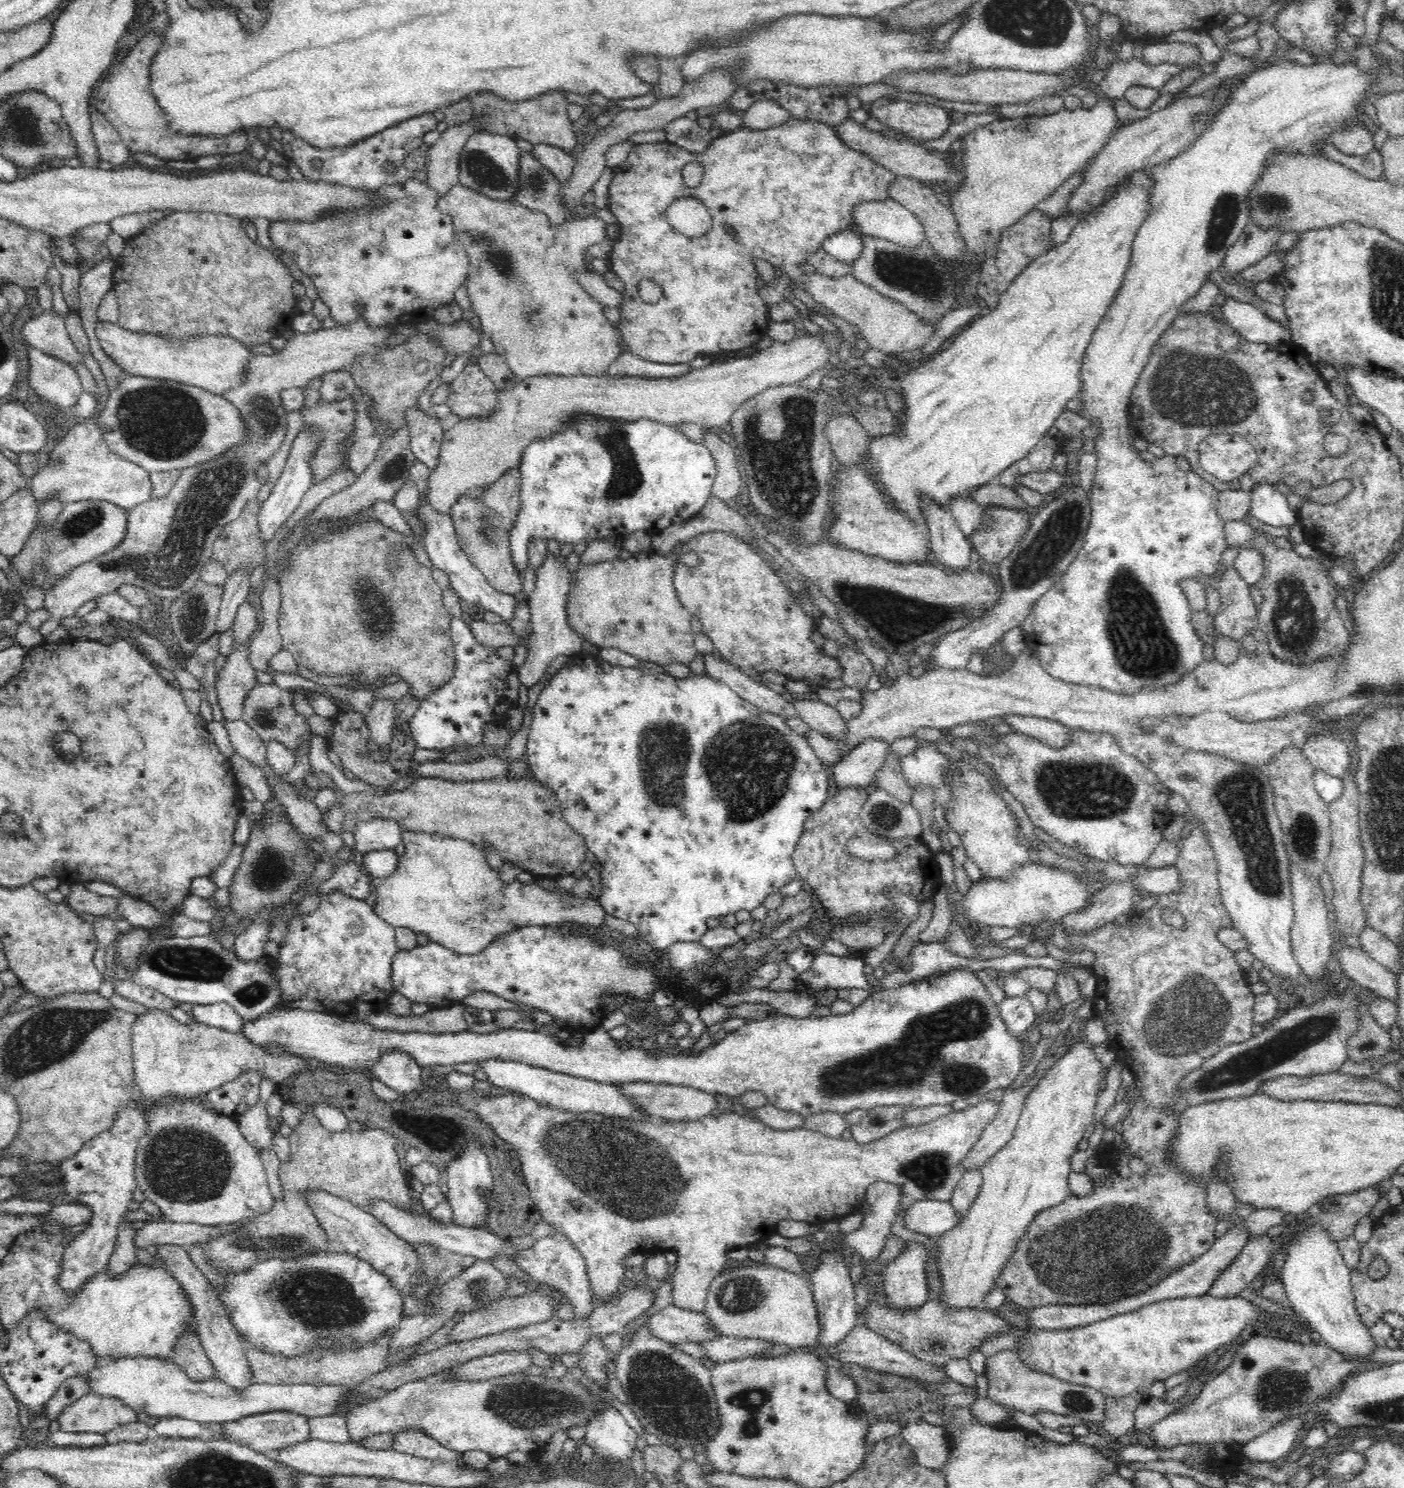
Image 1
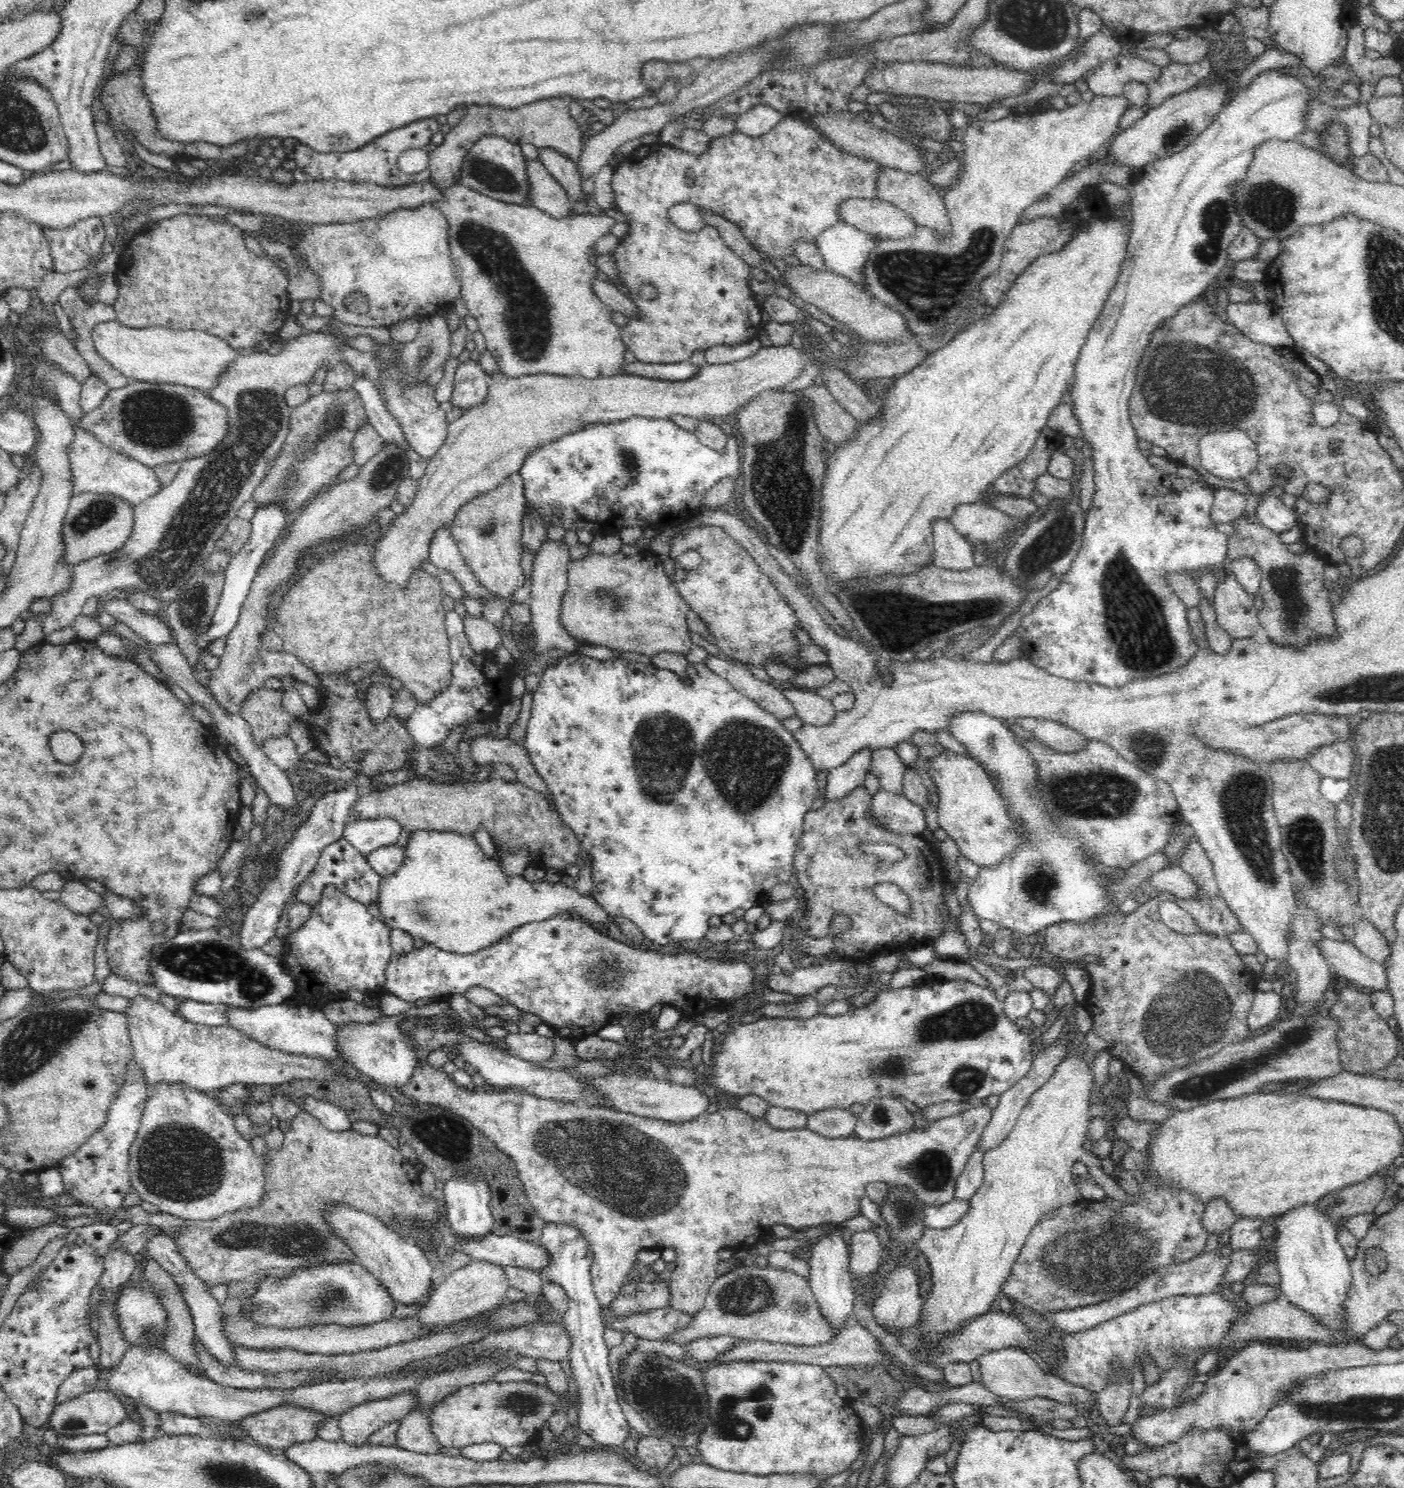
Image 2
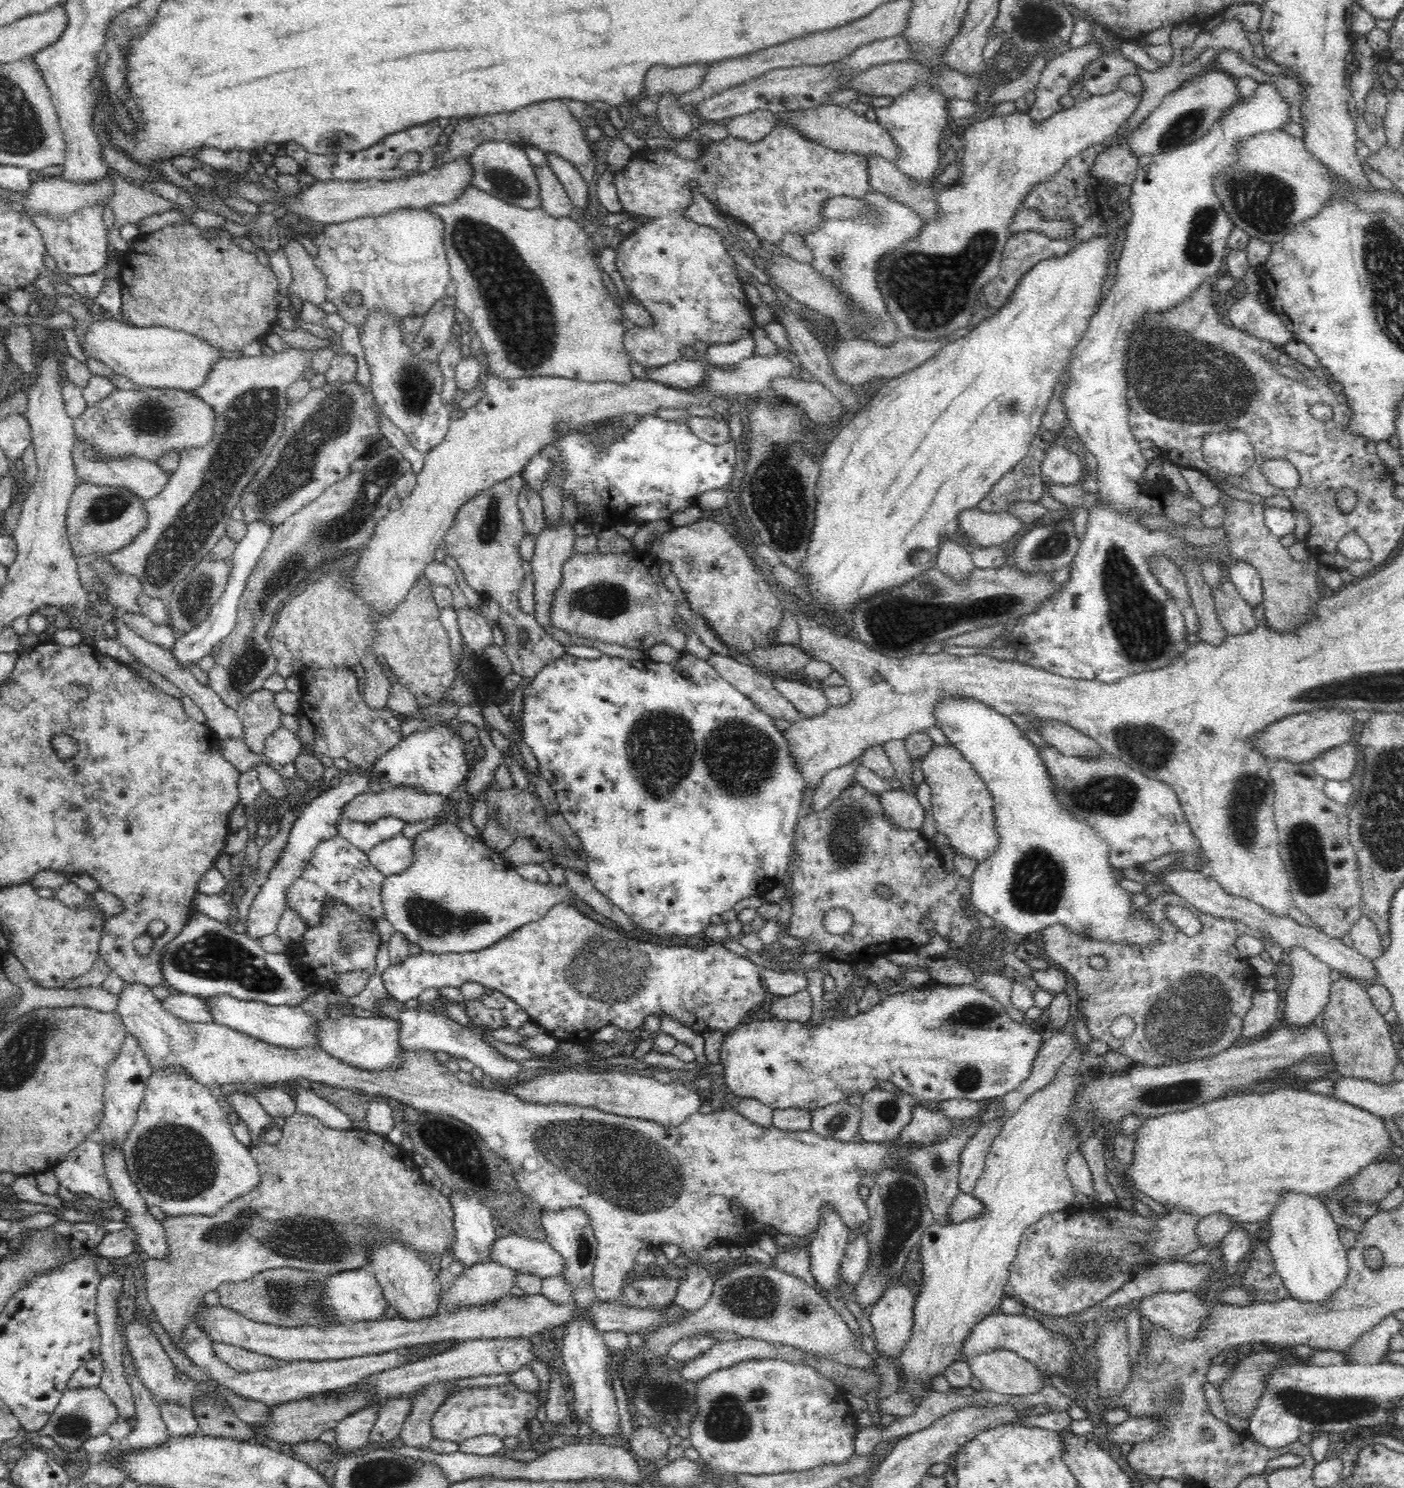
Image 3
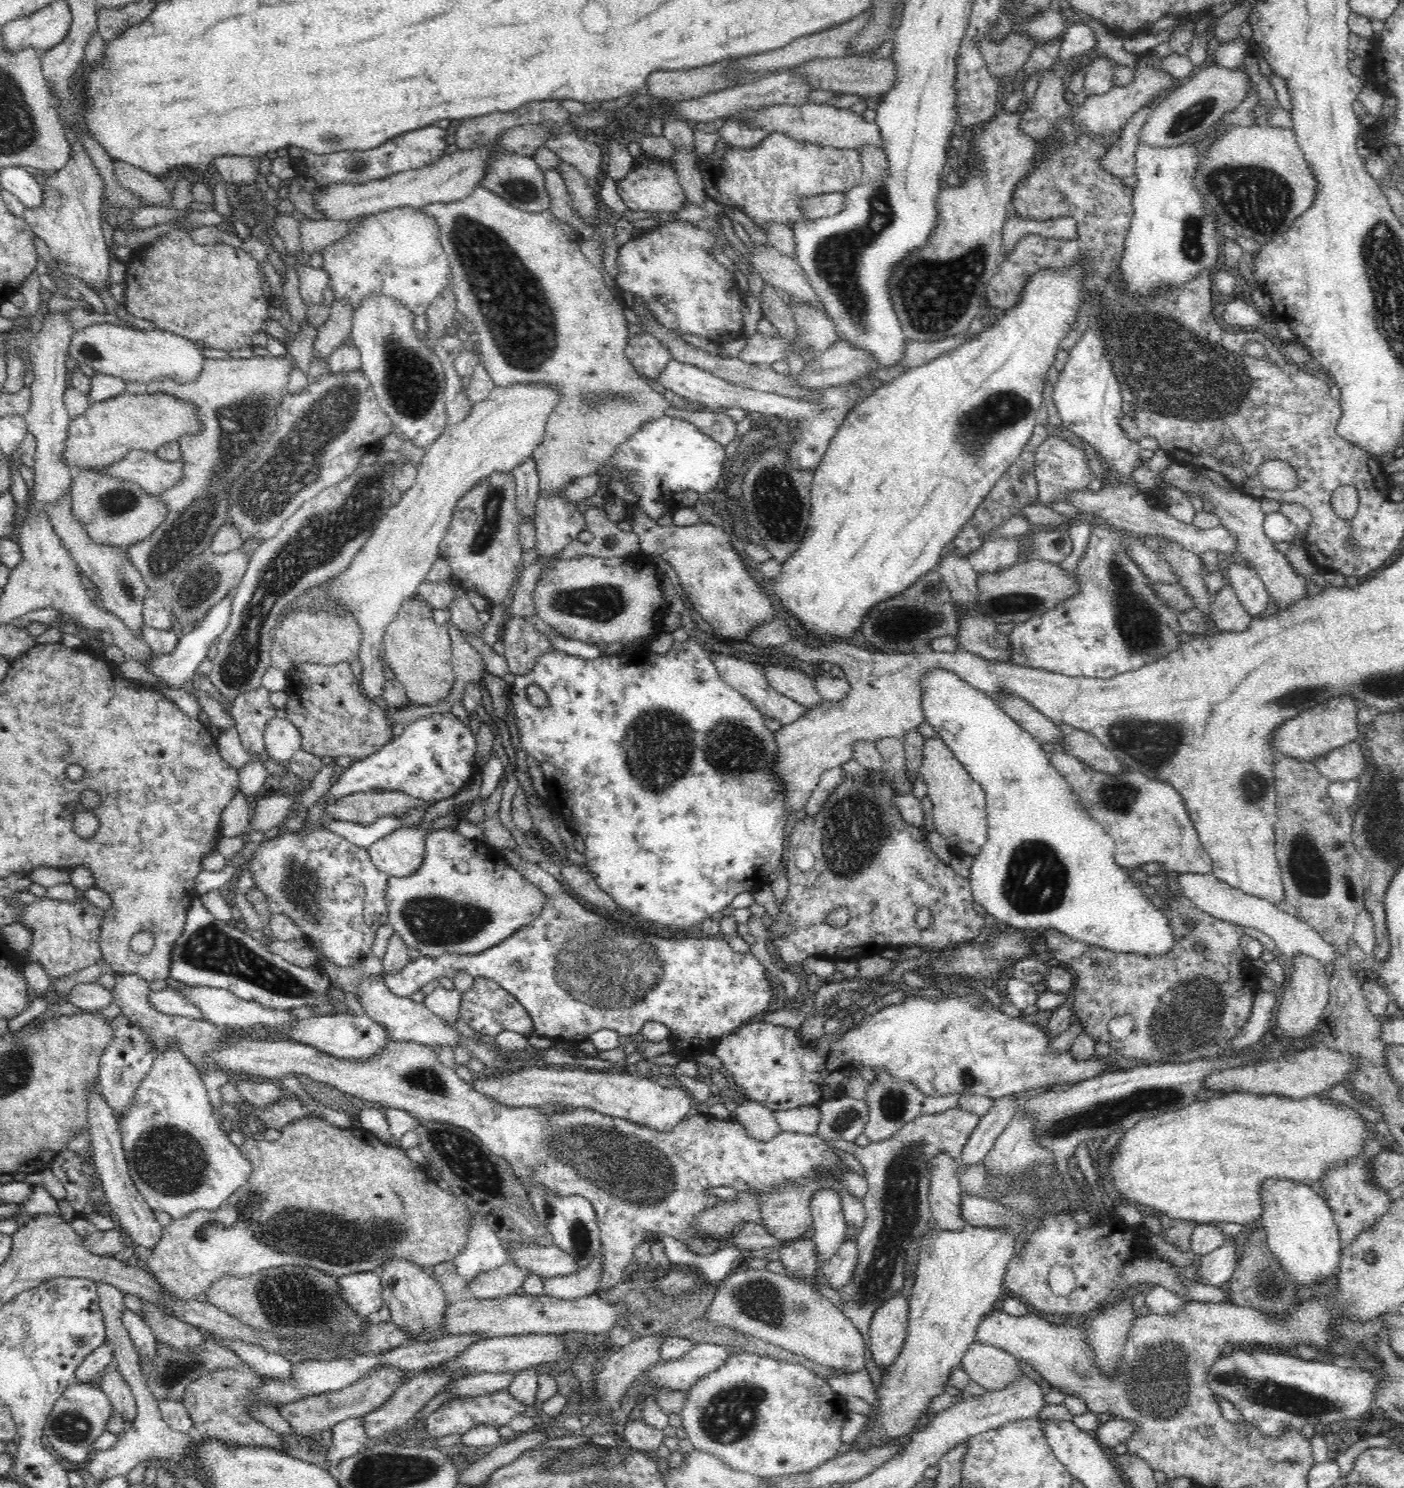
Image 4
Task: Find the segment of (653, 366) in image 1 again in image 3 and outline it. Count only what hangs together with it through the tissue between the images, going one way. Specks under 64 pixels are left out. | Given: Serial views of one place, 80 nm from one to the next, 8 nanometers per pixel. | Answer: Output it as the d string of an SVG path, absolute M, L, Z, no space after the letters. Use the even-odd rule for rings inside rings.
M680 358L660 368L645 368L646 376L678 389L693 389L706 380L706 369L703 362L691 362Z

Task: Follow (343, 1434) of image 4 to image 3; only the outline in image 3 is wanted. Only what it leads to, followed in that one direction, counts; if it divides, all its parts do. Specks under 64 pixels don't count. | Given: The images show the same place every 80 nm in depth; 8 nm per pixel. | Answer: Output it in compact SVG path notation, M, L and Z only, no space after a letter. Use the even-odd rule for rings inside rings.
M366 1405L336 1425L335 1446L340 1453L346 1456L368 1444L370 1430L380 1414L381 1405Z

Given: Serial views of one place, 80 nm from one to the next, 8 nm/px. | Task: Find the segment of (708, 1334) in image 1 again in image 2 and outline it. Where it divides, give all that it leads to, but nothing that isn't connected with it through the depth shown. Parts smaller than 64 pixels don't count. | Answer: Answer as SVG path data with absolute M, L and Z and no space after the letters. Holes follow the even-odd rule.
M670 1306L655 1308L641 1314L634 1314L624 1319L610 1319L607 1324L612 1330L631 1332L640 1338L660 1340L685 1330L695 1320L695 1316Z

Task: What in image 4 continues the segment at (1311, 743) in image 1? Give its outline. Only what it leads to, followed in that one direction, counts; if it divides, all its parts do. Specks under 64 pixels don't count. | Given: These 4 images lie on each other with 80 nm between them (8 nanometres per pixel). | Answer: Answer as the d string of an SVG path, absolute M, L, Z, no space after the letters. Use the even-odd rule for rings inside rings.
M1351 742L1334 747L1312 761L1318 771L1331 782L1353 780L1365 771L1365 759L1360 748L1356 742Z

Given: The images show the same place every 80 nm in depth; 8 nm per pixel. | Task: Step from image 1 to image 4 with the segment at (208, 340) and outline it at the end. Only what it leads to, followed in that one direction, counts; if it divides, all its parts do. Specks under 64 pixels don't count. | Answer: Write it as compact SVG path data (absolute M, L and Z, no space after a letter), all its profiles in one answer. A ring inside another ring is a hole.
M92 324L73 335L68 356L76 361L76 367L86 364L98 374L108 374L124 381L150 382L161 379L172 379L172 381L192 382L202 373L204 362L207 360L202 355L202 348L196 346L192 340L179 336L178 334L163 330L134 330L134 328L124 328L116 324Z

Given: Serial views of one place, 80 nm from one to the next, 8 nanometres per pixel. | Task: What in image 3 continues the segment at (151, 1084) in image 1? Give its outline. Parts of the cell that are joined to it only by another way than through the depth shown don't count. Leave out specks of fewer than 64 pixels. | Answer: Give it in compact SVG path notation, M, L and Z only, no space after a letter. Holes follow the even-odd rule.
M130 982L128 986L118 994L118 997L120 997L120 1000L118 1000L117 1011L121 1014L127 1032L136 1038L140 1043L140 1046L142 1046L142 1051L144 1051L146 1058L149 1060L153 1072L160 1070L160 1068L164 1068L164 1066L167 1066L167 1068L180 1068L180 1066L183 1066L183 1069L190 1075L190 1078L193 1078L196 1082L199 1082L206 1087L210 1087L212 1084L228 1084L229 1082L262 1082L266 1085L273 1083L278 1085L281 1082L287 1084L287 1082L293 1079L306 1078L312 1082L323 1082L330 1086L340 1087L341 1089L356 1089L356 1091L364 1093L368 1099L375 1096L394 1098L394 1100L398 1100L398 1102L401 1102L406 1106L415 1108L418 1114L448 1114L448 1116L452 1116L456 1118L456 1120L460 1120L460 1122L470 1125L470 1127L478 1132L480 1138L488 1144L492 1151L499 1154L512 1165L513 1174L517 1180L519 1190L534 1202L537 1209L543 1208L543 1210L560 1212L560 1210L564 1210L564 1208L568 1208L568 1206L569 1208L577 1206L577 1208L583 1210L585 1214L587 1214L589 1224L591 1224L594 1236L597 1238L598 1250L598 1252L596 1252L596 1261L593 1269L593 1291L595 1292L596 1300L604 1301L604 1303L617 1301L620 1297L620 1292L624 1287L624 1279L637 1268L635 1261L638 1252L642 1250L642 1248L654 1248L662 1247L664 1244L676 1244L676 1246L682 1250L681 1256L686 1256L686 1258L688 1258L688 1266L684 1268L684 1274L678 1277L680 1278L680 1286L678 1286L678 1292L673 1302L676 1306L679 1306L684 1310L690 1310L692 1312L697 1311L710 1300L716 1280L716 1276L711 1268L707 1268L706 1264L700 1260L700 1256L702 1256L706 1250L710 1250L710 1248L714 1248L714 1246L718 1246L718 1244L724 1244L727 1246L733 1245L734 1242L742 1242L742 1244L747 1245L752 1242L750 1238L755 1238L760 1230L765 1231L766 1226L774 1226L780 1233L790 1234L790 1236L812 1236L816 1228L818 1228L818 1224L820 1224L820 1212L824 1210L826 1204L829 1204L829 1206L840 1215L840 1218L844 1221L846 1226L849 1226L849 1228L852 1229L859 1228L862 1222L867 1222L869 1220L868 1207L862 1198L860 1198L860 1193L858 1193L860 1192L860 1184L862 1184L862 1176L868 1174L868 1176L874 1177L876 1172L884 1170L884 1168L890 1166L890 1164L895 1164L897 1168L905 1168L907 1172L913 1172L913 1174L923 1182L923 1186L925 1187L925 1199L934 1213L935 1222L940 1223L940 1225L948 1225L951 1223L949 1222L949 1218L947 1218L949 1215L949 1206L961 1193L959 1189L960 1154L962 1150L966 1148L968 1140L972 1140L972 1136L978 1132L978 1128L980 1128L980 1124L982 1124L984 1118L991 1113L989 1111L987 1113L965 1118L965 1125L961 1129L954 1129L945 1139L940 1139L939 1141L934 1141L927 1145L920 1145L919 1147L918 1145L904 1147L904 1145L900 1145L898 1141L886 1141L885 1143L869 1143L866 1141L855 1142L853 1140L841 1141L820 1136L812 1130L780 1130L774 1125L771 1127L762 1127L758 1124L752 1123L752 1121L742 1116L742 1114L736 1111L736 1109L728 1110L725 1108L722 1110L716 1109L708 1114L696 1112L690 1116L688 1120L682 1122L682 1124L676 1125L675 1127L666 1127L652 1120L615 1115L594 1107L583 1107L577 1104L542 1104L534 1103L532 1101L524 1101L524 1099L520 1099L520 1097L516 1097L516 1095L508 1093L508 1091L498 1091L485 1083L480 1085L476 1083L466 1084L454 1073L449 1071L446 1065L440 1065L434 1052L430 1052L429 1050L416 1050L416 1052L412 1052L411 1050L402 1048L403 1056L401 1058L403 1058L403 1062L398 1066L398 1070L370 1072L369 1070L360 1070L355 1066L344 1065L340 1060L327 1054L322 1048L296 1048L296 1050L292 1050L291 1048L274 1046L273 1044L268 1044L262 1040L252 1038L251 1036L238 1032L226 1025L216 1024L215 1022L198 1023L182 1020L166 1011L164 1005L160 1003L160 1000L154 997L150 987L145 984L140 984L138 982L132 984ZM732 1200L736 1200L736 1202L740 1204L742 1220L739 1224L736 1223L736 1218L732 1215Z

